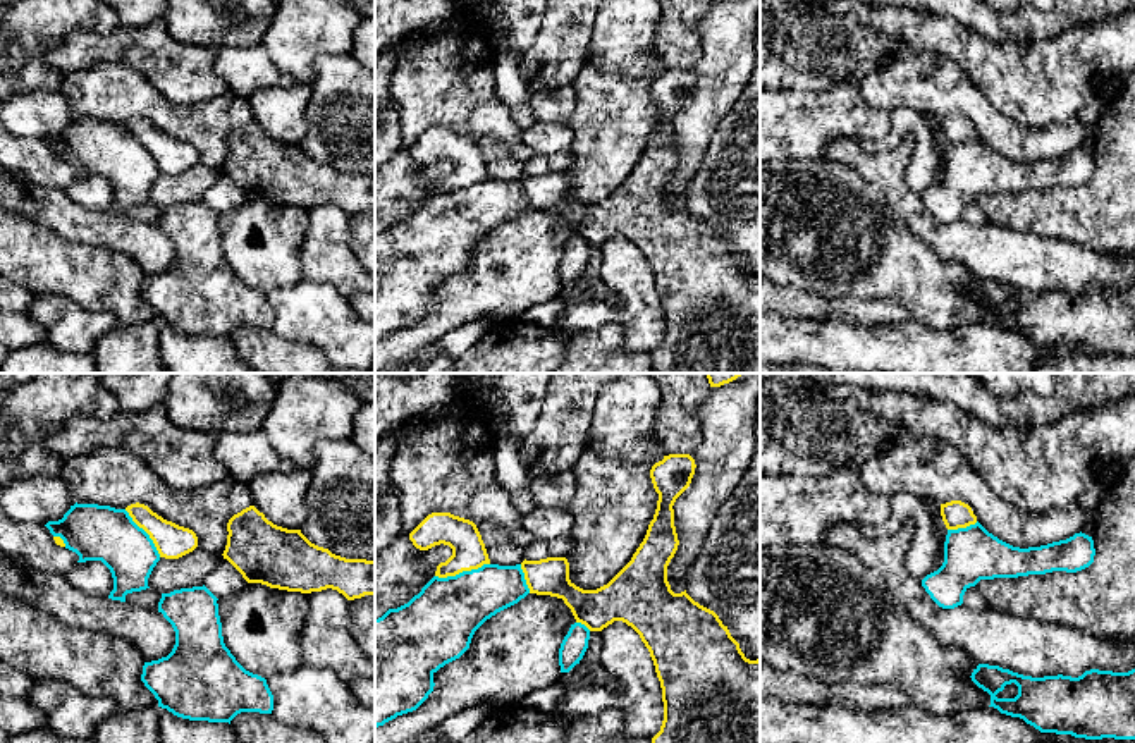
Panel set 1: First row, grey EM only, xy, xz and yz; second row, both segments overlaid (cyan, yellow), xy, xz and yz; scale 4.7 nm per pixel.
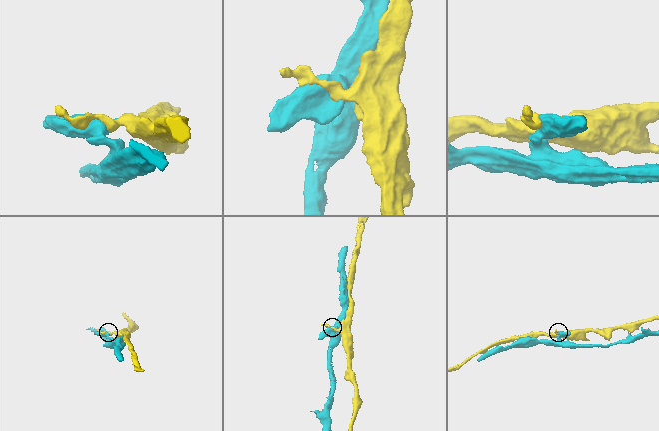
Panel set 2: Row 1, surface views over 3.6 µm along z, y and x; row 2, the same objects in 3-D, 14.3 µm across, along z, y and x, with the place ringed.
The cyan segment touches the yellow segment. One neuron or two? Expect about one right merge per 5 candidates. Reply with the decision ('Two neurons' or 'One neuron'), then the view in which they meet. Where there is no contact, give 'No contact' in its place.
Two neurons. Touches cyan in xz

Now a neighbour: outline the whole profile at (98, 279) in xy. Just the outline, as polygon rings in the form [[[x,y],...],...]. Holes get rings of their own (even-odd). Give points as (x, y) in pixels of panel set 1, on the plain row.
[[[0,206],[0,275],[29,292],[112,313],[124,327],[158,322],[141,296],[144,270],[129,256],[65,241]]]

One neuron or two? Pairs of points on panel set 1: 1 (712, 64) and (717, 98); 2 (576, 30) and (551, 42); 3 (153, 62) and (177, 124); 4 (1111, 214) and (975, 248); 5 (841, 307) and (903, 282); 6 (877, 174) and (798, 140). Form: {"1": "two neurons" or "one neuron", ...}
{"1": "one neuron", "2": "one neuron", "3": "two neurons", "4": "two neurons", "5": "two neurons", "6": "two neurons"}

